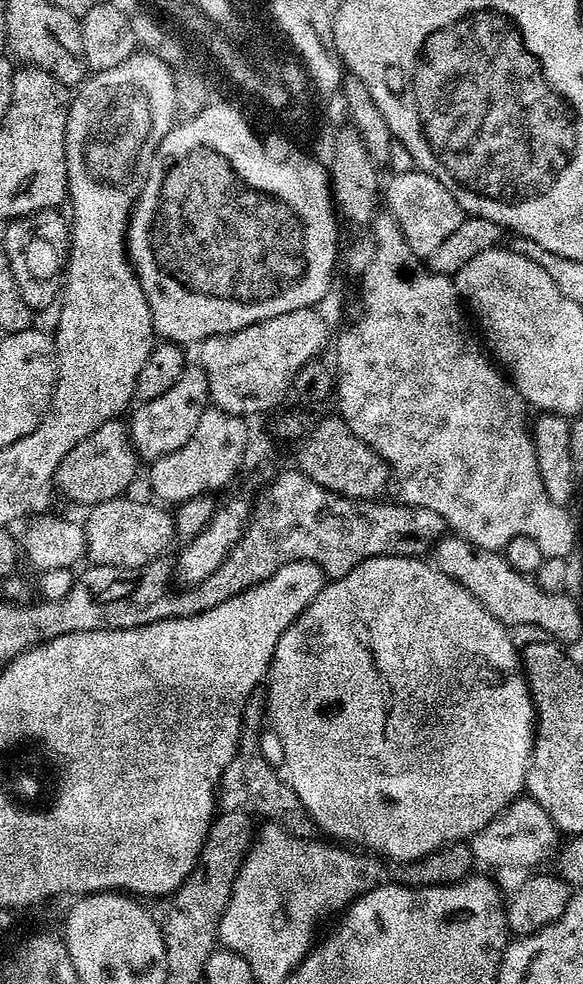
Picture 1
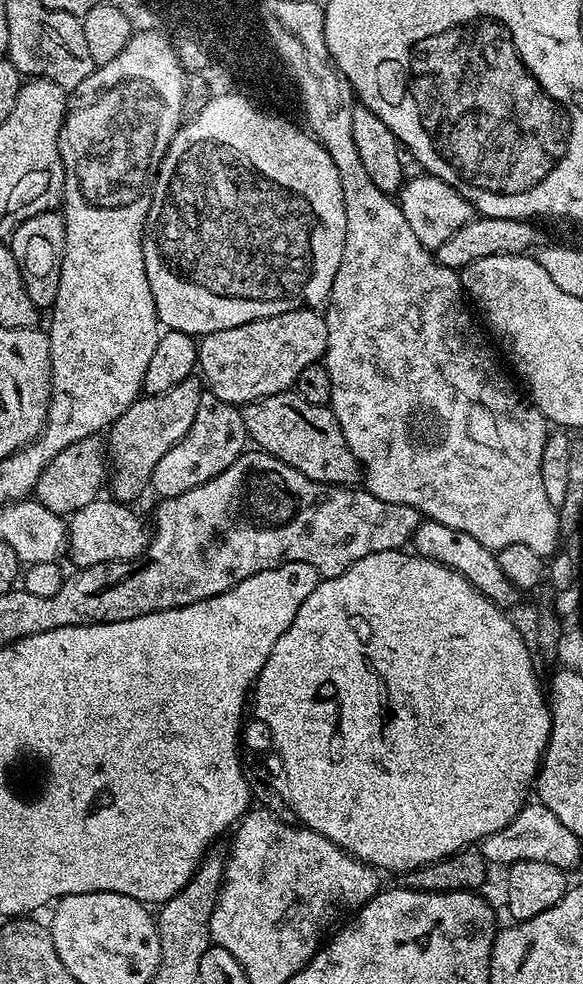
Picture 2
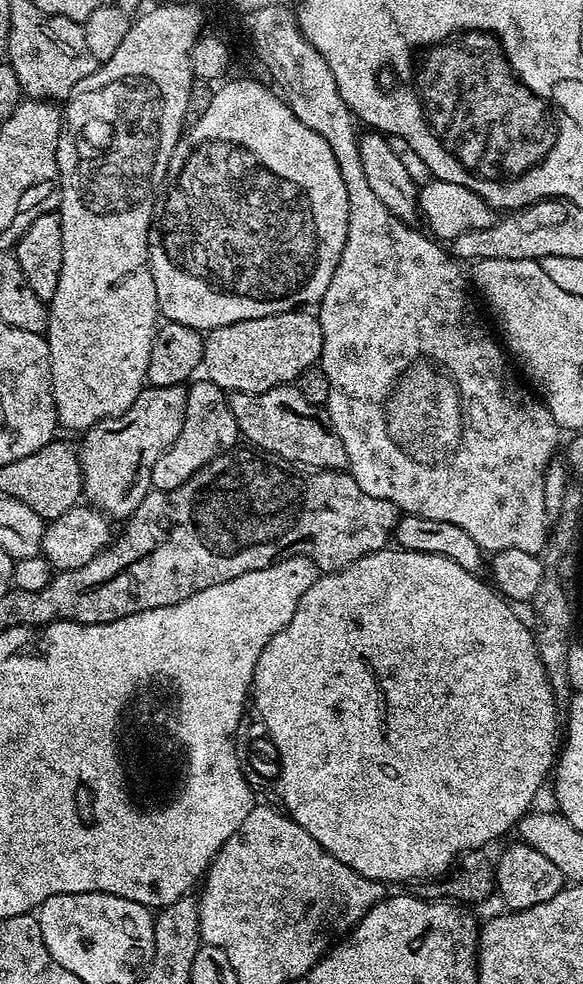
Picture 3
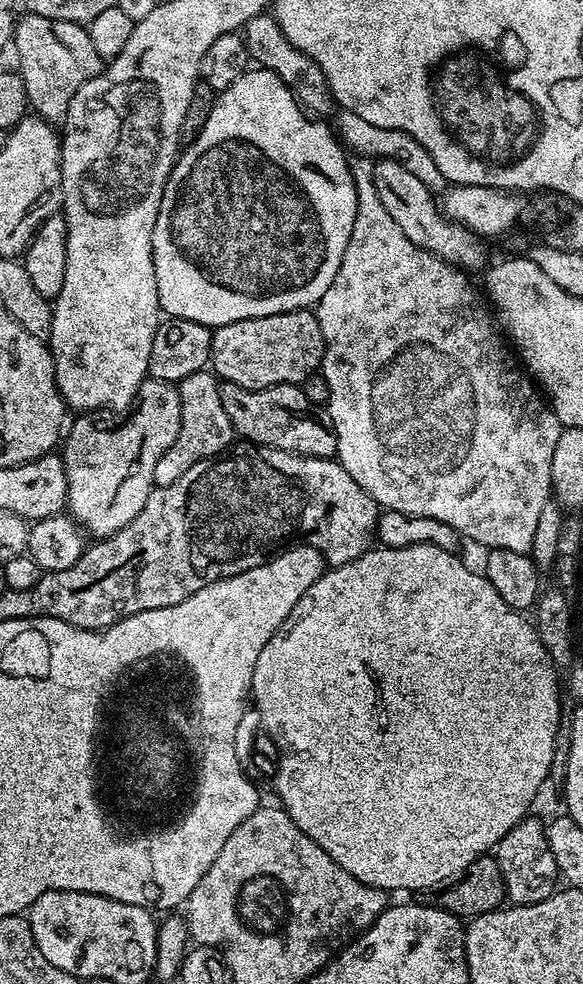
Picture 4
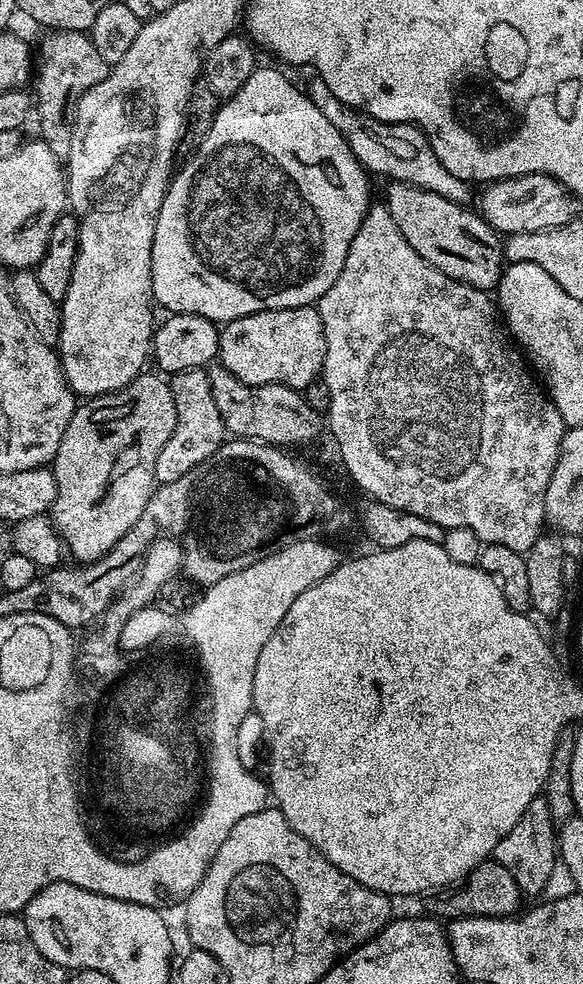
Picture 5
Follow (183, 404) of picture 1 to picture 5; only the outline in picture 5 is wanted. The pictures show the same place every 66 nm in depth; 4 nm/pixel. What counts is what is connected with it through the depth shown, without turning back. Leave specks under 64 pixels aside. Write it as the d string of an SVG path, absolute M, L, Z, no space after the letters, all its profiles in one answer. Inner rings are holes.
M151 371L141 372L122 390L85 399L70 418L70 426L66 426L66 434L62 434L62 442L52 459L50 467L58 482L58 494L52 503L50 519L60 531L65 549L71 555L73 552L80 564L92 564L107 554L142 518L146 502L150 502L158 487L154 465L158 454L162 454L162 446L174 434L176 411L171 383Z

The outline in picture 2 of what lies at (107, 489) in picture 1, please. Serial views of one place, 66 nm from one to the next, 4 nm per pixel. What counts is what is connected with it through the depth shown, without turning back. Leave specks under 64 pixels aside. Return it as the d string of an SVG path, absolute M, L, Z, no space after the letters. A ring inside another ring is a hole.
M99 435L90 438L82 438L82 442L74 442L74 446L66 446L46 470L36 483L34 493L35 499L39 500L46 510L54 514L68 518L73 512L82 510L82 506L90 506L101 495L100 487L105 487L110 476L110 460L106 455L106 444Z

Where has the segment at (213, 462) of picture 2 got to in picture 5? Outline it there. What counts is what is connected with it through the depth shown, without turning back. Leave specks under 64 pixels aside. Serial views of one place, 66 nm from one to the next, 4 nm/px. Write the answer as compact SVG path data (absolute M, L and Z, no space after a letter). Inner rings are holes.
M187 368L175 373L170 383L174 394L176 425L170 442L162 446L162 454L158 454L158 462L154 465L157 485L174 482L182 478L182 474L190 474L194 466L206 462L206 458L210 458L210 454L214 454L226 440L222 414L218 414L218 406L214 403L207 371L204 368Z

